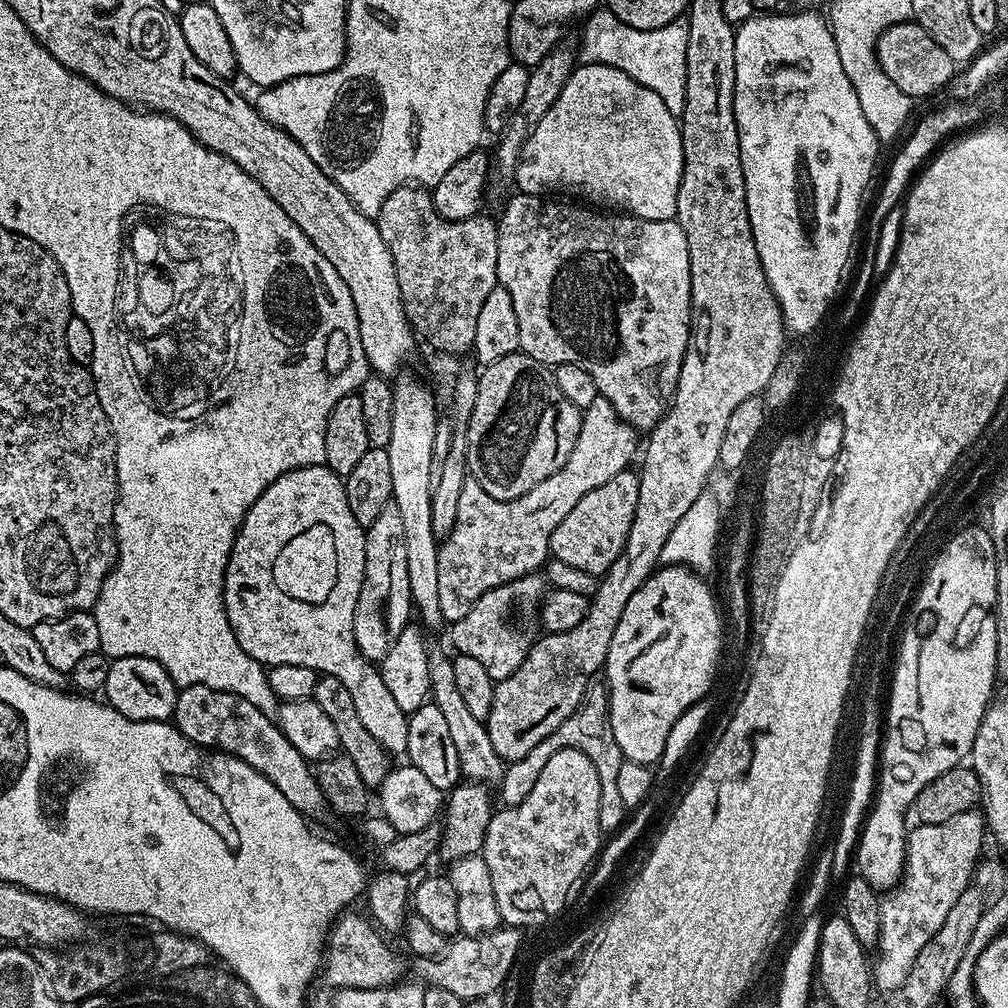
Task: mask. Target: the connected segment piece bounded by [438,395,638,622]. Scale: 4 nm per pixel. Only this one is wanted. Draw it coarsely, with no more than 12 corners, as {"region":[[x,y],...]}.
{"region":[[602,395],[558,474],[513,500],[462,486],[439,545],[444,620],[539,573],[558,522],[637,455]]}

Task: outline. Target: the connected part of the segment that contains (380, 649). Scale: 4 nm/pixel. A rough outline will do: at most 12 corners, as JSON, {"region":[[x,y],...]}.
{"region":[[398,506],[365,531],[356,645],[379,662],[414,607]]}

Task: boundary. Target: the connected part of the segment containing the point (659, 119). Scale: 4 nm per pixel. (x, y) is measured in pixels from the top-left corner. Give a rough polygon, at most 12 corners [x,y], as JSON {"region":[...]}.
{"region":[[581,63],[514,181],[643,220],[676,214],[677,113]]}

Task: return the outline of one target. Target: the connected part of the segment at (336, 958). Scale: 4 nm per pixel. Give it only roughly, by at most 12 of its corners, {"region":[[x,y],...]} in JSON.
{"region":[[345,911],[328,934],[322,980],[387,988],[396,952],[375,923]]}

